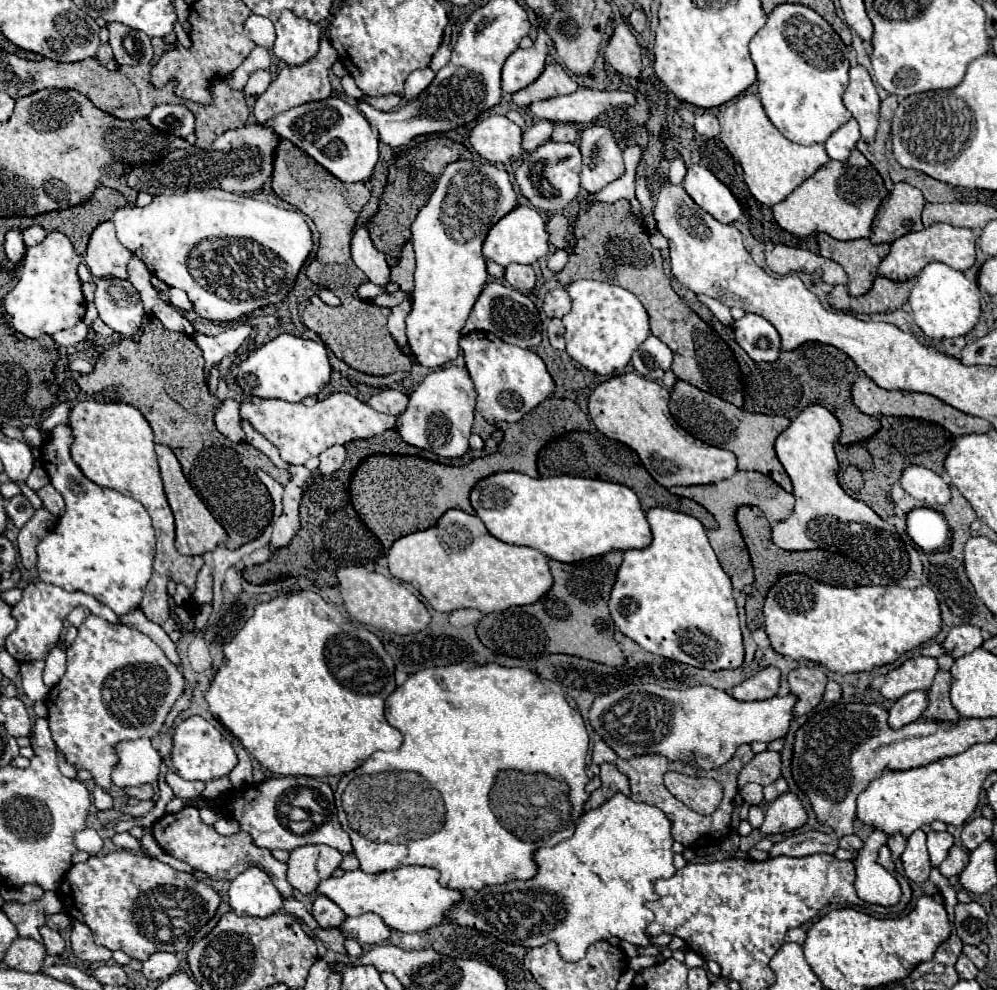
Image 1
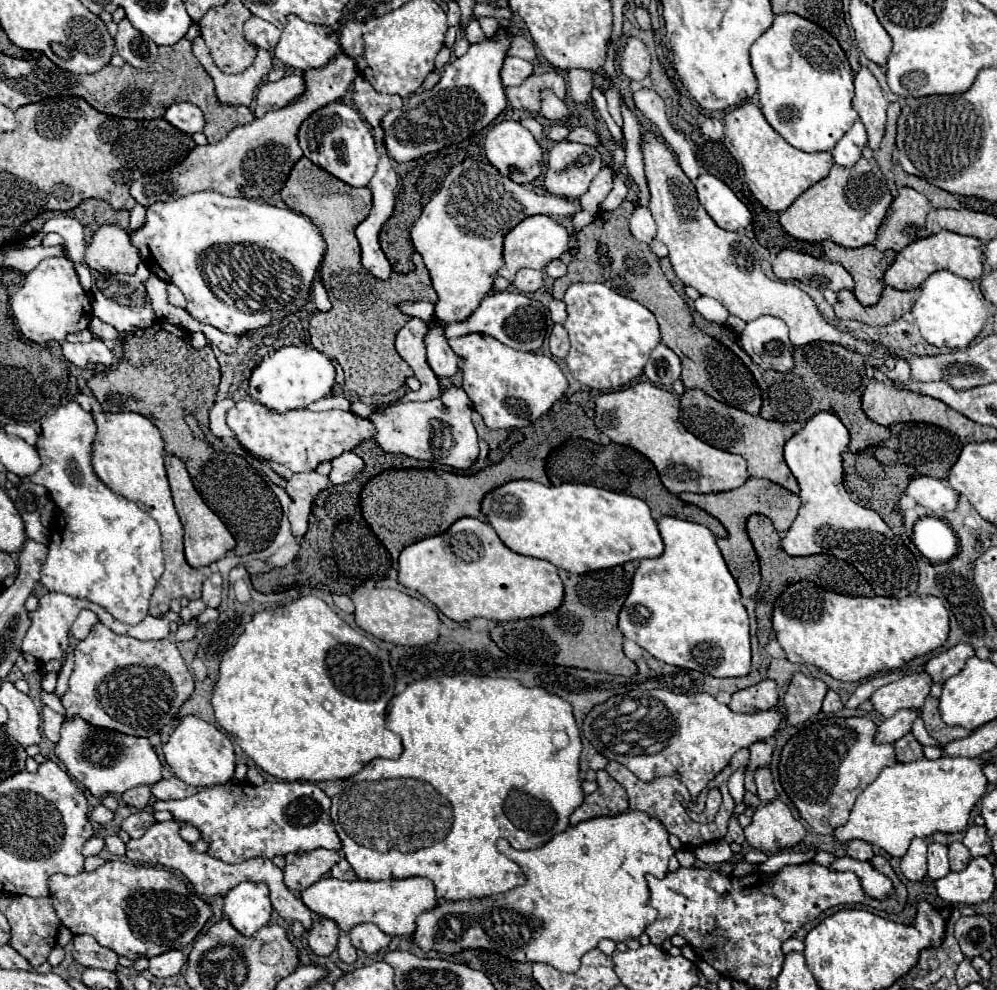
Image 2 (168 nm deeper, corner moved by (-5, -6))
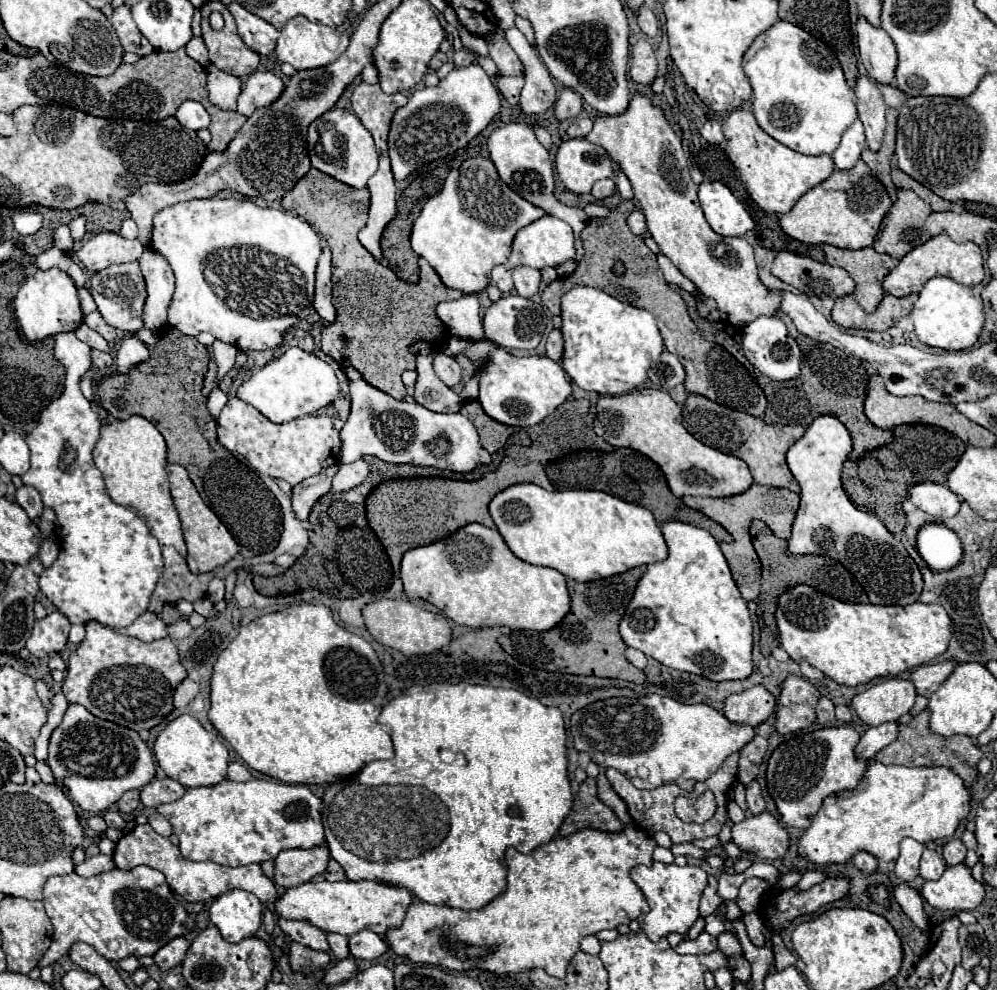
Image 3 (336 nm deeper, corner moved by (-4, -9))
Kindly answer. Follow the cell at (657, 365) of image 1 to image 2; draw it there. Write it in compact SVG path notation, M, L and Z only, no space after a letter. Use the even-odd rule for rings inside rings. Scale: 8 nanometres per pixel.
M658 344L644 368L644 376L662 388L670 388L680 378L680 358L664 344Z

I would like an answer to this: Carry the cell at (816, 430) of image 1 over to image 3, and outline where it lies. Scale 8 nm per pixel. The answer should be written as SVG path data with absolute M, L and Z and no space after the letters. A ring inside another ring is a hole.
M819 415L787 451L787 465L801 485L801 505L793 521L789 551L793 555L827 555L845 565L863 585L871 603L909 605L923 589L917 563L903 543L871 513L859 511L843 491L843 463L851 453L851 435L833 415Z

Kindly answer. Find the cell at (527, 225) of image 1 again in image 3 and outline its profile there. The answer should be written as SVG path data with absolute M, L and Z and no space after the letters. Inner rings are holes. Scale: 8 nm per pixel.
M545 215L537 221L533 221L531 225L523 227L517 231L515 239L513 239L513 245L511 245L511 257L507 263L503 265L497 265L493 267L491 271L491 281L497 283L497 287L503 291L503 293L509 293L511 287L513 287L513 281L511 281L511 271L519 265L533 265L535 269L543 269L543 267L557 267L561 265L563 261L567 259L573 259L575 257L575 245L573 245L575 237L573 237L573 231L571 227L553 217L553 215Z

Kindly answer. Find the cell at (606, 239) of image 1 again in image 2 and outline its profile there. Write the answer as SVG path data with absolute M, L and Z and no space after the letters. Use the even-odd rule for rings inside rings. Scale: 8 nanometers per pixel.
M624 200L618 210L610 214L600 212L594 218L592 228L598 230L598 234L602 236L602 244L606 244L612 264L608 268L602 268L600 264L574 264L574 268L570 266L566 276L554 280L552 298L562 300L566 288L574 282L602 282L608 288L640 302L642 306L652 310L652 314L658 320L666 320L670 324L670 334L662 334L662 342L670 350L676 350L676 354L682 358L682 382L686 384L686 388L698 388L718 402L724 402L748 414L758 414L762 408L762 392L752 372L744 366L744 362L732 350L728 350L718 340L702 334L694 326L694 320L686 302L680 298L680 294L676 294L676 290L670 286L670 282L662 274L660 258L650 250L648 244L636 240L630 234L628 220L630 220L632 210L634 210L634 204Z

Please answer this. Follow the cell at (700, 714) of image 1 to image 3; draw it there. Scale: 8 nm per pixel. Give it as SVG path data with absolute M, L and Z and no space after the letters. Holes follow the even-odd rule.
M649 695L649 697L635 697L635 699L613 697L605 701L595 701L587 705L587 709L573 713L569 731L573 735L573 745L577 751L589 753L591 759L601 767L613 767L621 771L637 789L655 789L665 783L677 783L681 789L693 791L695 783L709 779L731 753L741 751L755 737L757 727L733 723L721 711L705 703L685 705L673 701L671 697ZM639 767L647 767L649 777L641 779L637 775Z

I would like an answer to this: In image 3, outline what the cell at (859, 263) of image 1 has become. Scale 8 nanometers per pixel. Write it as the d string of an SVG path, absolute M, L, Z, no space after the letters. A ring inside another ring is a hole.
M823 244L823 251L829 265L837 265L845 269L853 277L857 285L855 299L863 307L863 311L865 313L875 311L875 307L881 303L885 295L881 283L885 275L897 267L899 261L885 253L879 255L871 247L849 251L849 249L839 249L833 245Z

